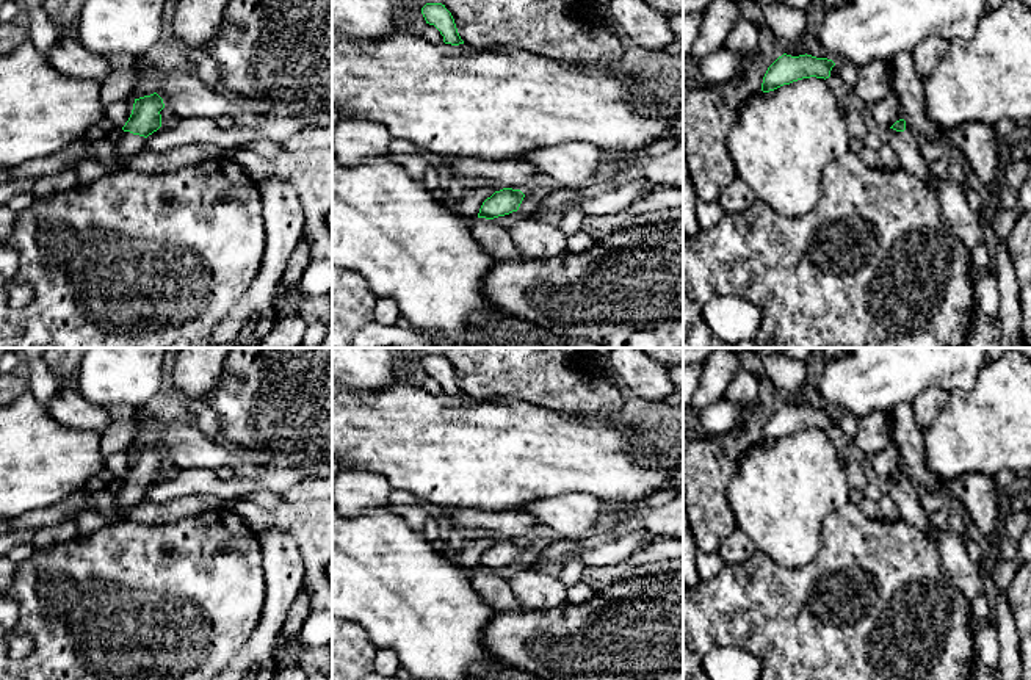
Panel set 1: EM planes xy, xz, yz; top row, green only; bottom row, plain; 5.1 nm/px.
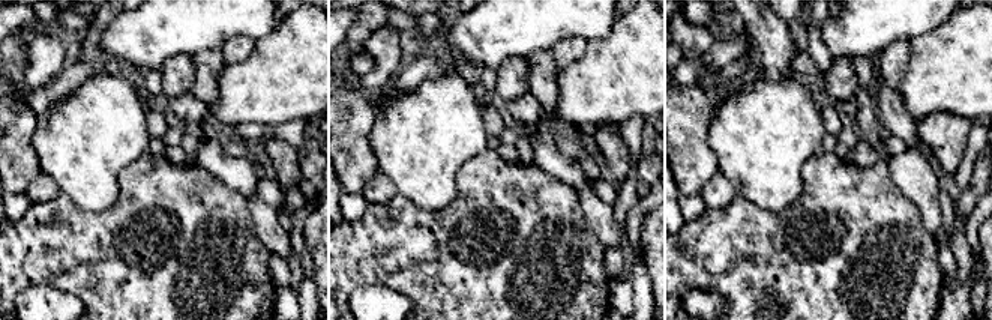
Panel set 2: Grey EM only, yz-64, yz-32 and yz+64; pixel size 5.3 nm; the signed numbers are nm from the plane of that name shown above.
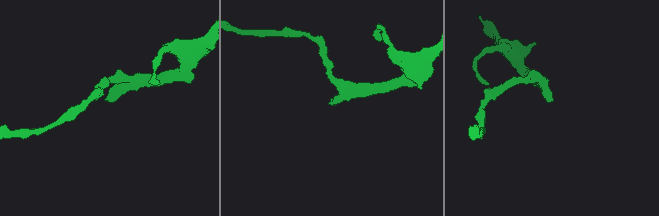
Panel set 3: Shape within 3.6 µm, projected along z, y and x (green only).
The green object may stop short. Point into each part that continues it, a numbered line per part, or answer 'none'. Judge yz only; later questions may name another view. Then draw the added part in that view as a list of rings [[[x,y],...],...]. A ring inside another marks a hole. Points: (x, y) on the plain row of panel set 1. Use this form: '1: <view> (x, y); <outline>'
1: yz (906, 494); [[[907,473],[904,483],[896,483],[893,479],[884,481],[884,489],[898,503],[901,520],[926,534],[931,525],[929,515],[921,508],[918,486]]]

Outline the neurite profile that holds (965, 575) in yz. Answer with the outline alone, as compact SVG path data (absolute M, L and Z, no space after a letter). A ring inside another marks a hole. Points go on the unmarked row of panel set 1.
M948 506L929 514L931 525L926 536L937 548L953 586L971 603L981 592L984 592L981 566L967 553L968 537L965 534L957 534L950 528L950 515L951 511Z

